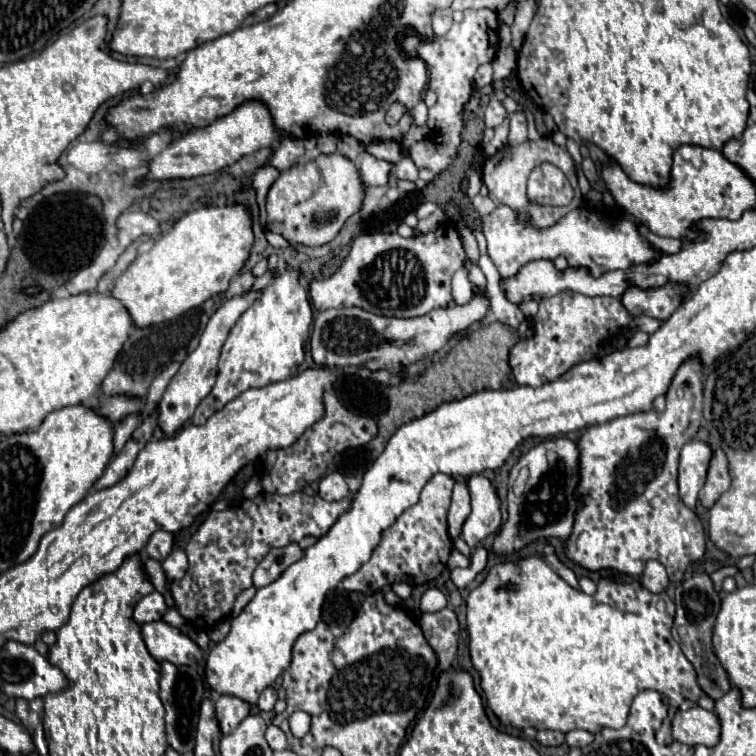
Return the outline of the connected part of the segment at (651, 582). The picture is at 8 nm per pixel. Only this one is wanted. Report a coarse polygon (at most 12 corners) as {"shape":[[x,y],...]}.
{"shape":[[650,560],[640,578],[652,594],[668,588],[668,576],[658,560]]}

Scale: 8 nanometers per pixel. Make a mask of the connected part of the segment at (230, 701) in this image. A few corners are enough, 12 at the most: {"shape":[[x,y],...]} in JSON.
{"shape":[[222,694],[216,718],[222,734],[232,732],[248,714],[248,702]]}

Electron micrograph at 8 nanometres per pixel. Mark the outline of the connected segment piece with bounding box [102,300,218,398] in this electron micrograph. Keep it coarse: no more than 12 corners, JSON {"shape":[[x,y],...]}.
{"shape":[[214,300],[134,328],[102,382],[146,398],[150,382],[196,350]]}

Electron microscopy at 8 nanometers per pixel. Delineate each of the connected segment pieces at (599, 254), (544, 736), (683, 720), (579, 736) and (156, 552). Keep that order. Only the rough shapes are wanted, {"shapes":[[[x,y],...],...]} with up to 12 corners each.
{"shapes":[[[508,206],[482,218],[502,278],[564,256],[598,278],[652,262],[632,220],[584,206],[542,232]],[[542,730],[536,740],[542,746],[564,742],[562,732]],[[700,706],[676,712],[672,736],[688,746],[716,746],[718,716]],[[572,730],[566,734],[570,748],[588,746],[592,734],[586,730]],[[152,534],[144,552],[162,562],[170,554],[172,534]]]}

